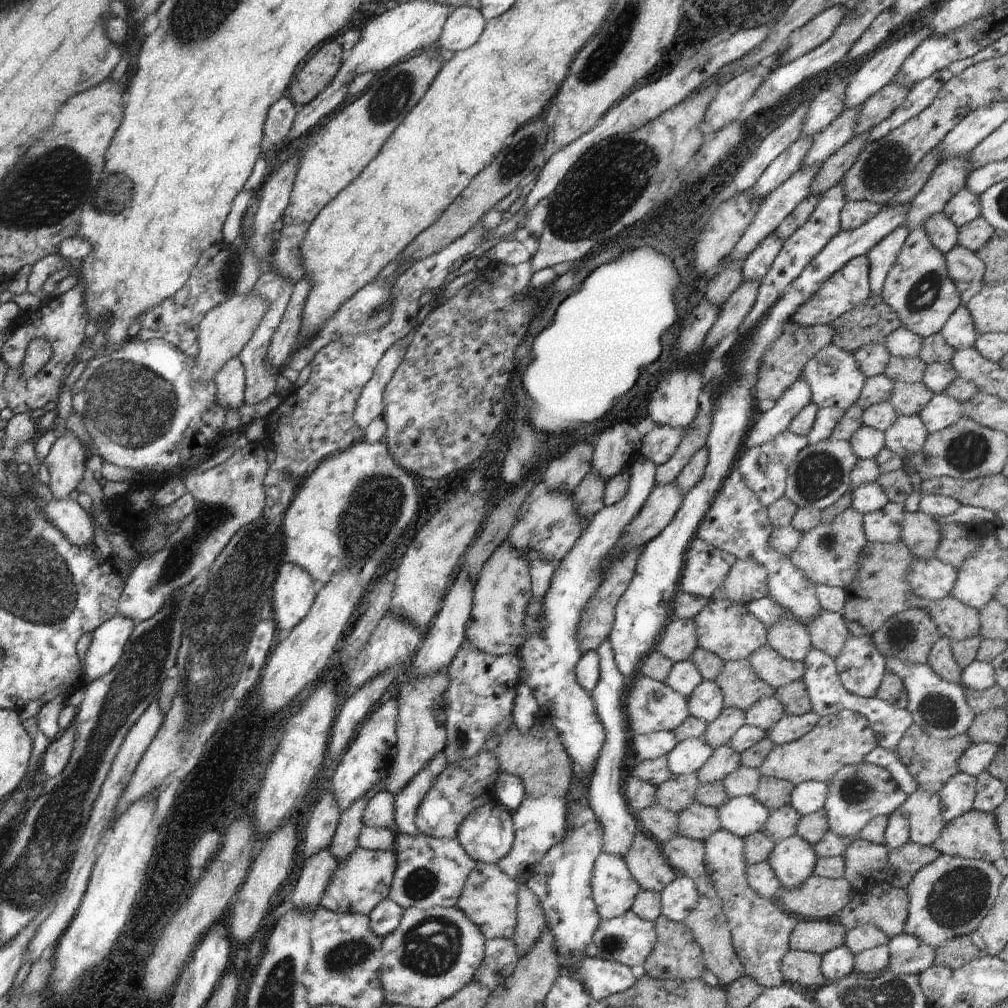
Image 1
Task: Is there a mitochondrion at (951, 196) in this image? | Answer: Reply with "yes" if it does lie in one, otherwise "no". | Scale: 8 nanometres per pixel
no

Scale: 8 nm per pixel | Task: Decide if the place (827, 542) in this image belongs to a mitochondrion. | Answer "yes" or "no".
yes

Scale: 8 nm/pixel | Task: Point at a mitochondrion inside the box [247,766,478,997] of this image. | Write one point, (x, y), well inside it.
(430, 948)

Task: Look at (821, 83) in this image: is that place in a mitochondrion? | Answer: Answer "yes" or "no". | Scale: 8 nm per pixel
no

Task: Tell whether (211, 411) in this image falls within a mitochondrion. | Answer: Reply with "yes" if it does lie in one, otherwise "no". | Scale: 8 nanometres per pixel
no

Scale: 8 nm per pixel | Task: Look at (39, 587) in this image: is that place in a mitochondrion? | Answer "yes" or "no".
yes

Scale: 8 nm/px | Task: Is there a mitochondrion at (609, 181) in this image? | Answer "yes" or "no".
yes

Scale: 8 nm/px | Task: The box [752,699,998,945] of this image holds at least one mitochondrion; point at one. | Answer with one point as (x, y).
(959, 895)

